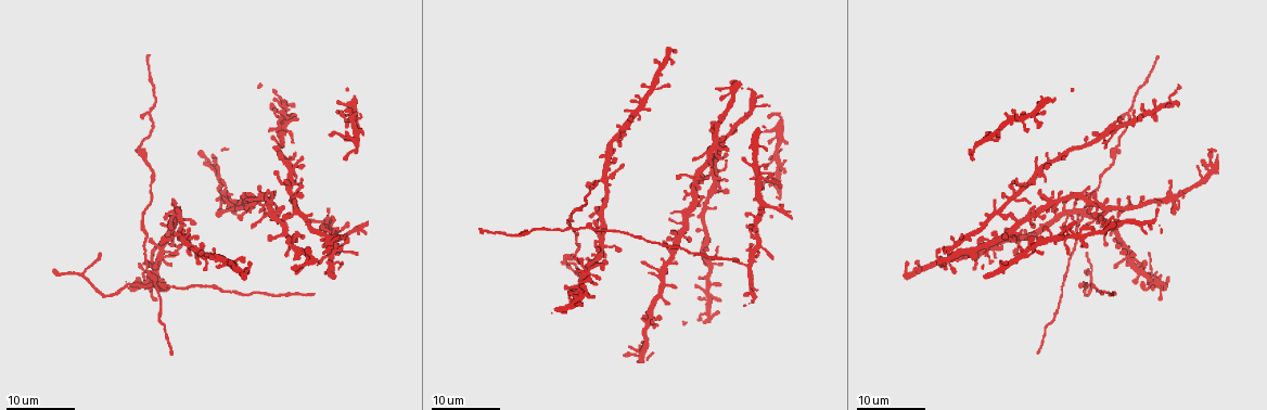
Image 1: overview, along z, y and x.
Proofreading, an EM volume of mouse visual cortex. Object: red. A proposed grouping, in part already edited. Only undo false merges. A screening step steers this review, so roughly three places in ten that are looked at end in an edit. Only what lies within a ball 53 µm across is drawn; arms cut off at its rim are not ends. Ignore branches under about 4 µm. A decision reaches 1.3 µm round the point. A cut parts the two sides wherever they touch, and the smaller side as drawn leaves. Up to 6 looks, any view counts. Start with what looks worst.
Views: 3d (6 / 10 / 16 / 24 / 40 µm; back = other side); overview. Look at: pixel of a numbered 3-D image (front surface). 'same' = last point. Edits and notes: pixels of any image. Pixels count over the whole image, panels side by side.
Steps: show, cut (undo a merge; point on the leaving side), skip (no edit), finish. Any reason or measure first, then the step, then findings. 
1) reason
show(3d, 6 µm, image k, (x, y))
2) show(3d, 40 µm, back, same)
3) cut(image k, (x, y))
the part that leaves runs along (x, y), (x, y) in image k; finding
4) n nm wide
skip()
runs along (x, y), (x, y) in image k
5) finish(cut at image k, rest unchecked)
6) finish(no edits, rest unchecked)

sudden change in width
show(3d, 24 µm, image 1, (604, 244))

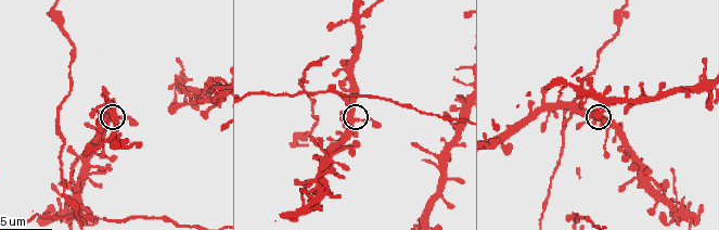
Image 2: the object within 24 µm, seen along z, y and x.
show(3d, 6 µm, image 2, (356, 117))

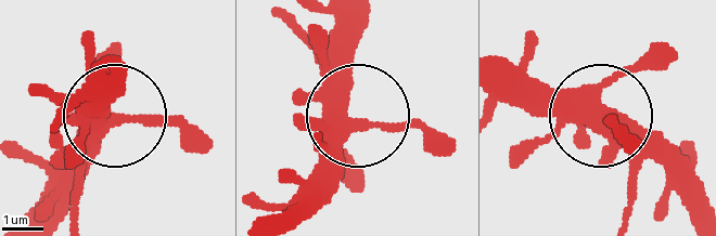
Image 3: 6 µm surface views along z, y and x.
show(3d, 6 µm, back, image 3, (353, 123))

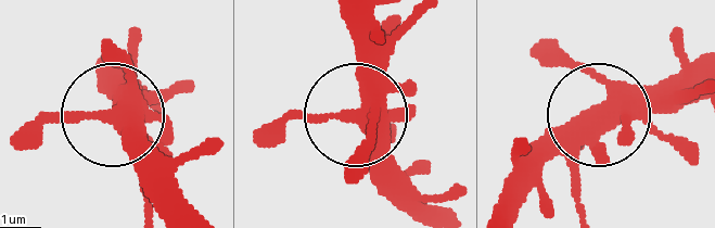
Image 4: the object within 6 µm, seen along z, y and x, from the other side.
3 arms
skip()
all the same cell

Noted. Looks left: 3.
thick turns thin
show(3d, 10 µm, image 2, (308, 66))

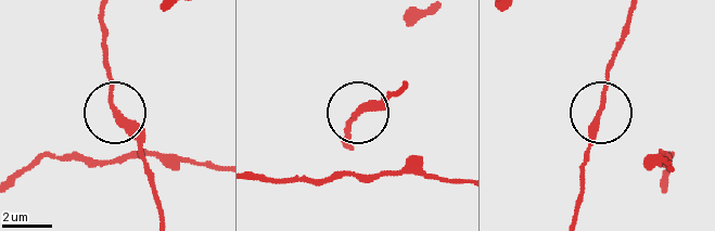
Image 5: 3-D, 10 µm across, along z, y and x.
show(3d, 6 µm, image 5, (358, 114))

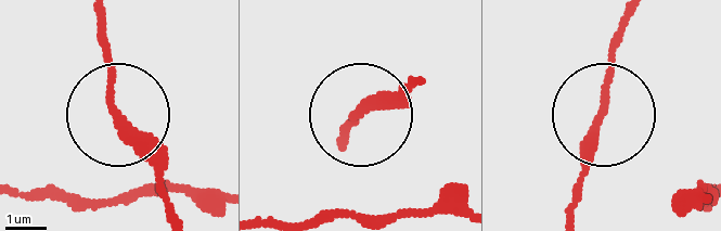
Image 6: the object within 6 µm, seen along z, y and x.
skip()
continuous, no second cell

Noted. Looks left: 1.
finish(no edits, rest unchecked)

